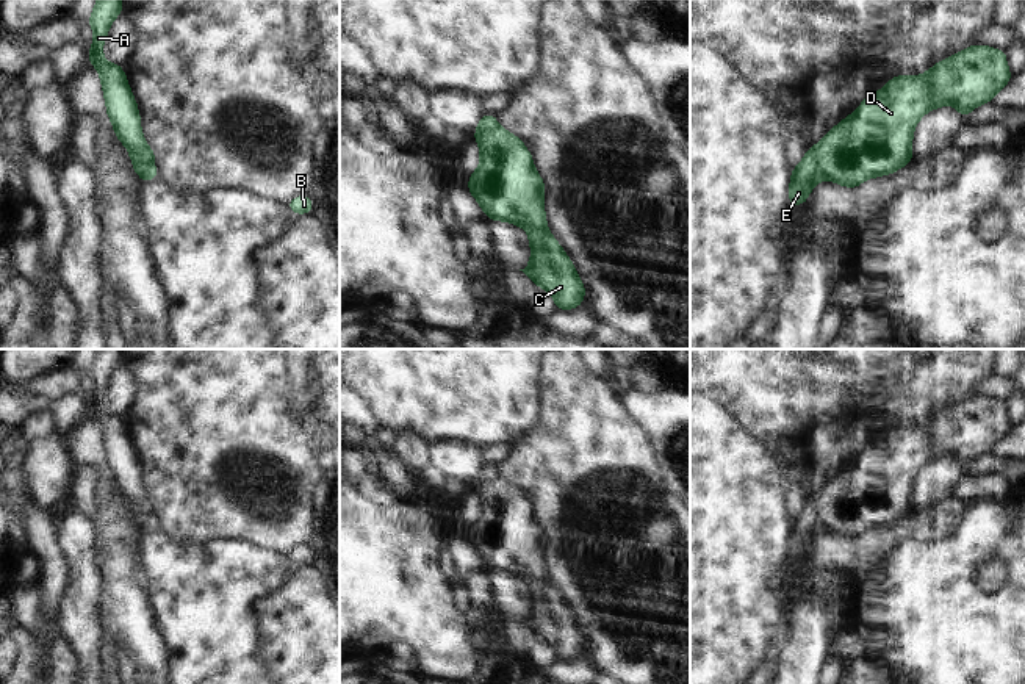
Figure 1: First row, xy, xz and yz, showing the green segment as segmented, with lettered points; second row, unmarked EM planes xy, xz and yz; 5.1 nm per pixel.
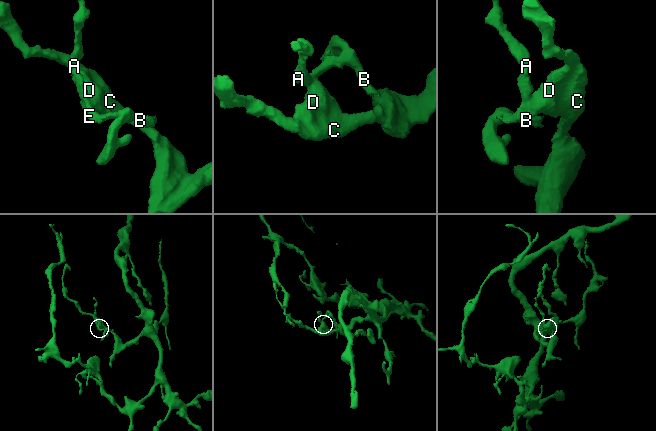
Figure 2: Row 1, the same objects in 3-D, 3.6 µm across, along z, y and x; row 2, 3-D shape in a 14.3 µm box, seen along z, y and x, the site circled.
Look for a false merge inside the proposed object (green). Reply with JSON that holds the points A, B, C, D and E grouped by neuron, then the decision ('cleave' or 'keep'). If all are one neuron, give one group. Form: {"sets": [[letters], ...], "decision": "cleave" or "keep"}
{"sets": [["A", "B", "E"], ["C", "D"]], "decision": "cleave"}

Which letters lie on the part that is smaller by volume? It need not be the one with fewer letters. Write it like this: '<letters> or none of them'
A, B, E

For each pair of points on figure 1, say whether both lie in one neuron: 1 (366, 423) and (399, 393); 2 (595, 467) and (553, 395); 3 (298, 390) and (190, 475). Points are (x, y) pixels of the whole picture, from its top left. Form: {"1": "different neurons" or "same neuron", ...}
{"1": "different neurons", "2": "same neuron", "3": "different neurons"}

